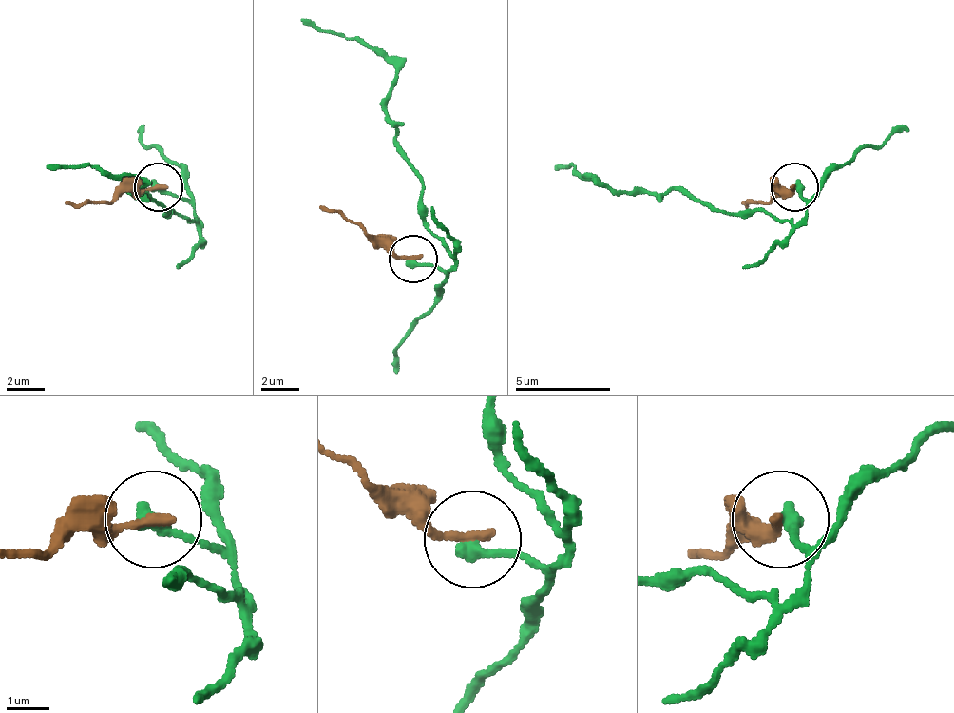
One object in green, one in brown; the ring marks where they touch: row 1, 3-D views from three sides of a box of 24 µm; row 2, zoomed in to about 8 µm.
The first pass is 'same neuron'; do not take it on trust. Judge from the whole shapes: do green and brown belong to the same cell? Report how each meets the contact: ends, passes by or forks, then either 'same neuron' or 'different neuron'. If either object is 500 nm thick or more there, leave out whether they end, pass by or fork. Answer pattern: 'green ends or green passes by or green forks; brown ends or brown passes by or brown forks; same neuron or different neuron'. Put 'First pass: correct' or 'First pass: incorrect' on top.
First pass: incorrect
green ends; brown ends; different neuron

